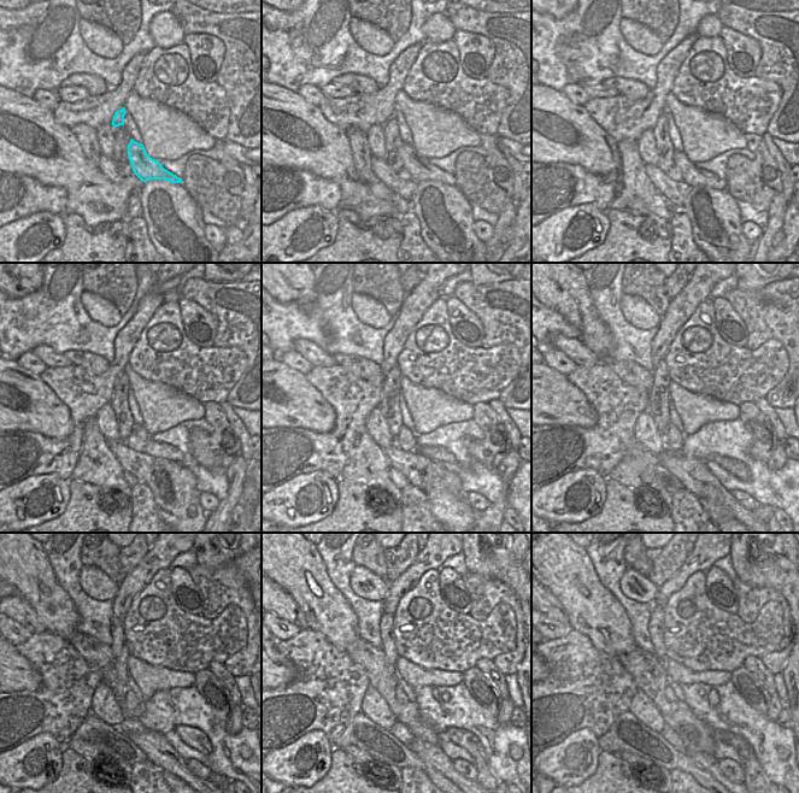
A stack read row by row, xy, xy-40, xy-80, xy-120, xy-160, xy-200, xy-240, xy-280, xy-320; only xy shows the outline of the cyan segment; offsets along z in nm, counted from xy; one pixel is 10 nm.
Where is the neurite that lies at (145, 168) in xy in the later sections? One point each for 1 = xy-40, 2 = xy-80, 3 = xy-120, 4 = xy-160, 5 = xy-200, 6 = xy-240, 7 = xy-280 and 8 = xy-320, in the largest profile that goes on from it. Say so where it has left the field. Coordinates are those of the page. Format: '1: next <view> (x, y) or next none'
1: next xy-40 (421, 169)
2: next xy-80 (693, 176)
3: next xy-120 (157, 450)
4: next xy-160 (434, 452)
5: next xy-200 (738, 469)
6: next xy-240 (194, 738)
7: next xy-280 (463, 738)
8: next xy-320 (755, 777)

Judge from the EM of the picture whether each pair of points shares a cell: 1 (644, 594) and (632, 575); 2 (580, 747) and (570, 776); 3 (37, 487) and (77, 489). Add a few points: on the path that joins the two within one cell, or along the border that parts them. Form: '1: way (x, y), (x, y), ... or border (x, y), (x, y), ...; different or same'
1: way (640, 589), (632, 580); same
2: way (577, 755), (570, 763), (570, 769); same
3: border (68, 481), (69, 501), (59, 516); different

